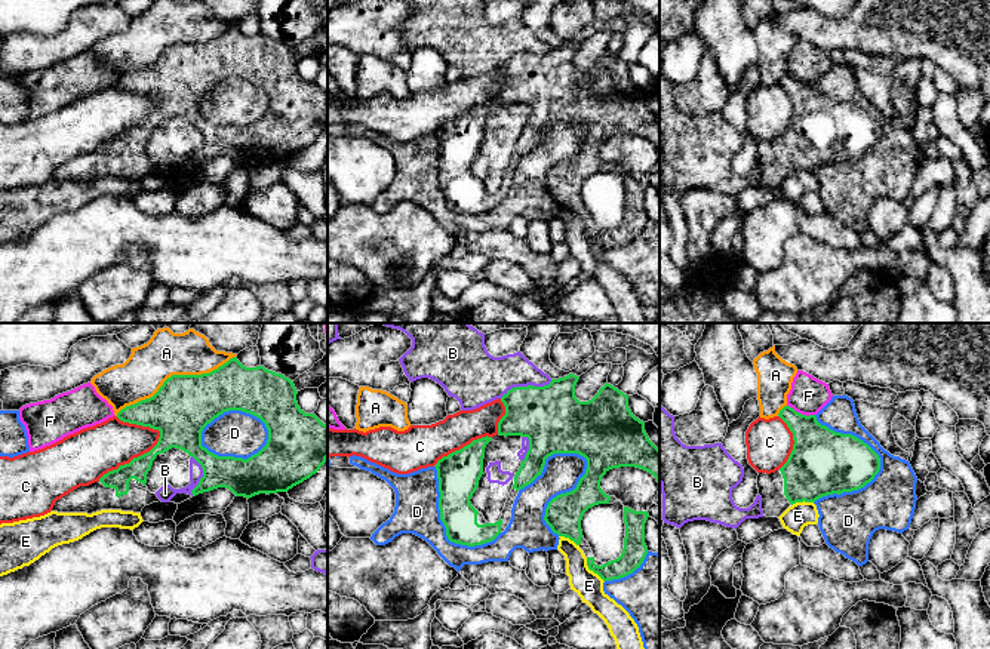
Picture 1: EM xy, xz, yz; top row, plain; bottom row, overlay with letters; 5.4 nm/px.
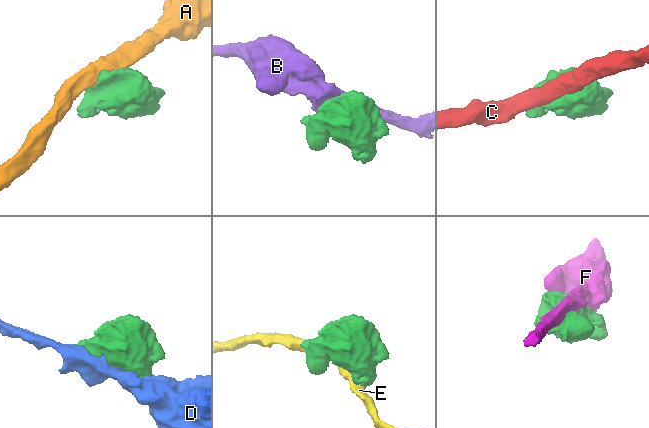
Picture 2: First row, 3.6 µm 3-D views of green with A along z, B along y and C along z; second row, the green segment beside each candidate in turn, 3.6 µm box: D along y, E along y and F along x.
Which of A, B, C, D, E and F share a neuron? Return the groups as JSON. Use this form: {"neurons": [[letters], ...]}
{"neurons": [["A"], ["B"], ["C"], ["D"], ["E"], ["F"]]}

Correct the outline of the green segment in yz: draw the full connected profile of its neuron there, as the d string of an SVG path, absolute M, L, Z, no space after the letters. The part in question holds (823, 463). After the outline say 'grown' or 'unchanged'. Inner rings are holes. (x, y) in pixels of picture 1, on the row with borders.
M784 406L778 416L793 433L794 445L787 462L780 470L771 474L759 473L757 476L763 516L780 517L796 502L815 502L827 495L858 490L879 473L879 455L858 437L836 433L821 425L815 415L802 415L790 406Z; grown

